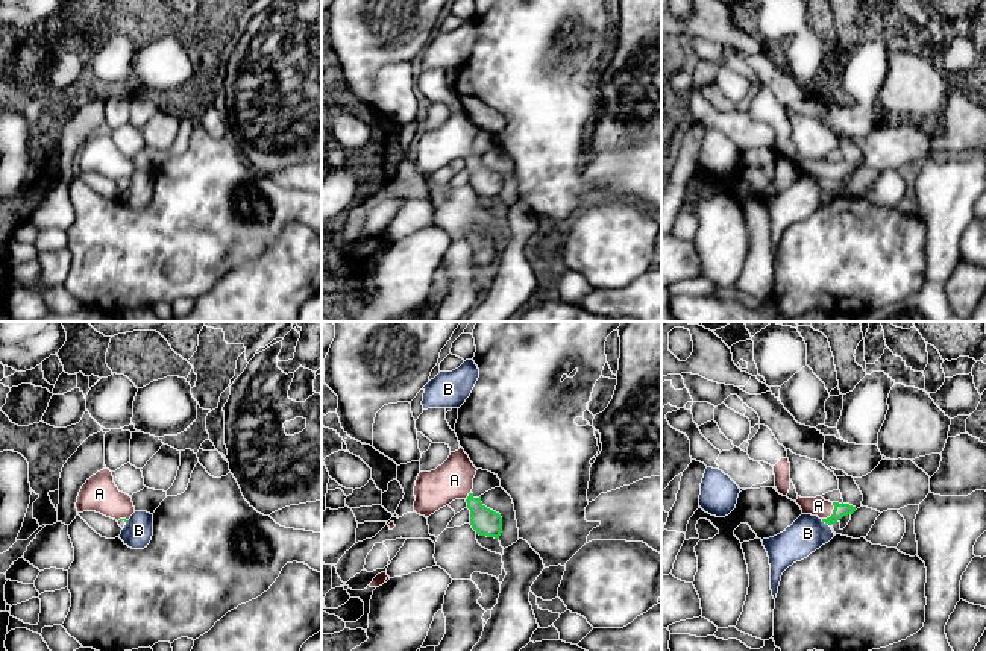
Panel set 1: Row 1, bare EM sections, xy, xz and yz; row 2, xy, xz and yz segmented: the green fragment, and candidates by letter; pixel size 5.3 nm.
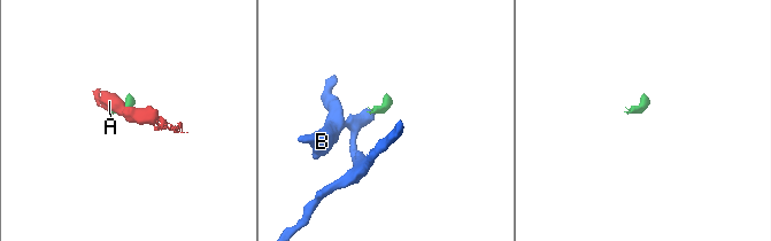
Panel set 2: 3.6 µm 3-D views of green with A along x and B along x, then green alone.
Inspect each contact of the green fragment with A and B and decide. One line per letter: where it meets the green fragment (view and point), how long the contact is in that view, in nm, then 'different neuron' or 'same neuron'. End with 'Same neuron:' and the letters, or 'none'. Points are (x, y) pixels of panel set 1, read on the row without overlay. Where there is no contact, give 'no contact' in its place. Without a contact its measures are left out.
A: contact yz (833, 173); length 110 nm; same neuron
B: contact yz (825, 182); length 60 nm; different neuron
Same neuron: A

